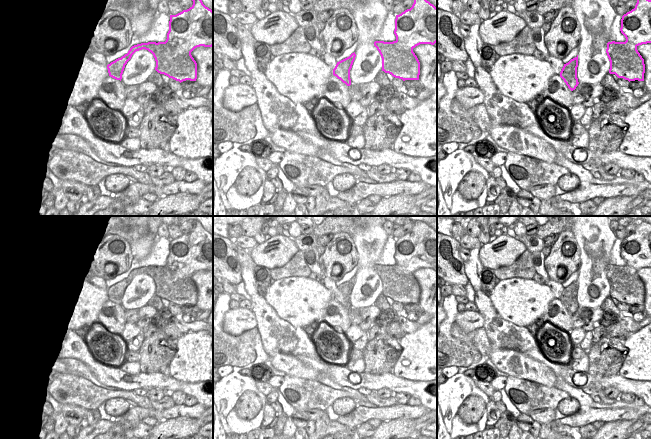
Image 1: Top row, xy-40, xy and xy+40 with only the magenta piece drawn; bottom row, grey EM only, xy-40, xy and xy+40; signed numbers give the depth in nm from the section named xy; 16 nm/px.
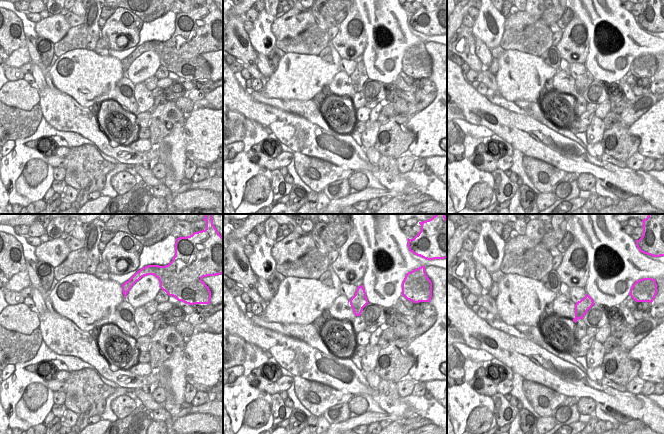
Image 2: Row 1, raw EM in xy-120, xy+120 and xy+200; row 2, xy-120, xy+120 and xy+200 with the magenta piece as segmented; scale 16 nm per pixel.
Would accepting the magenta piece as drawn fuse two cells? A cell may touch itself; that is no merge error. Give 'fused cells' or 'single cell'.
fused cells

